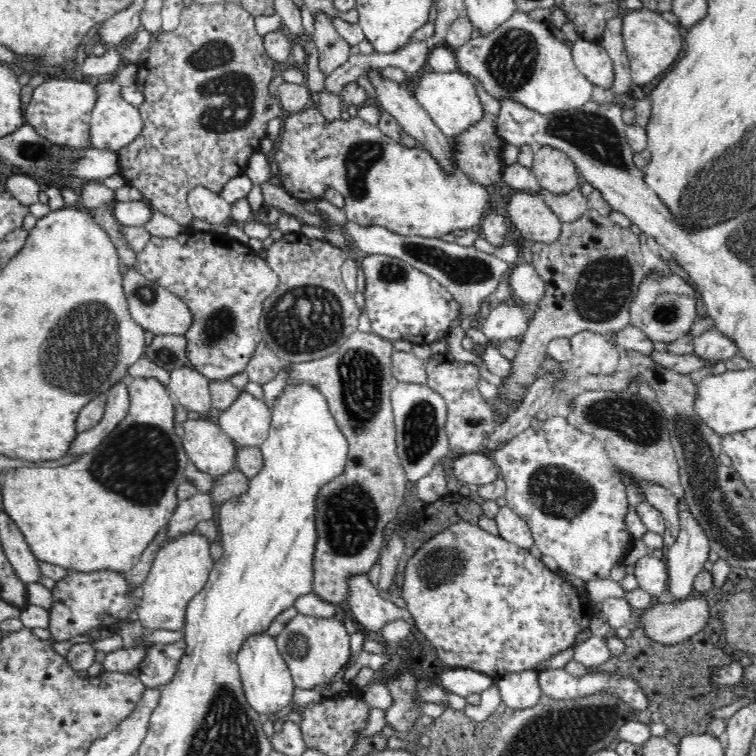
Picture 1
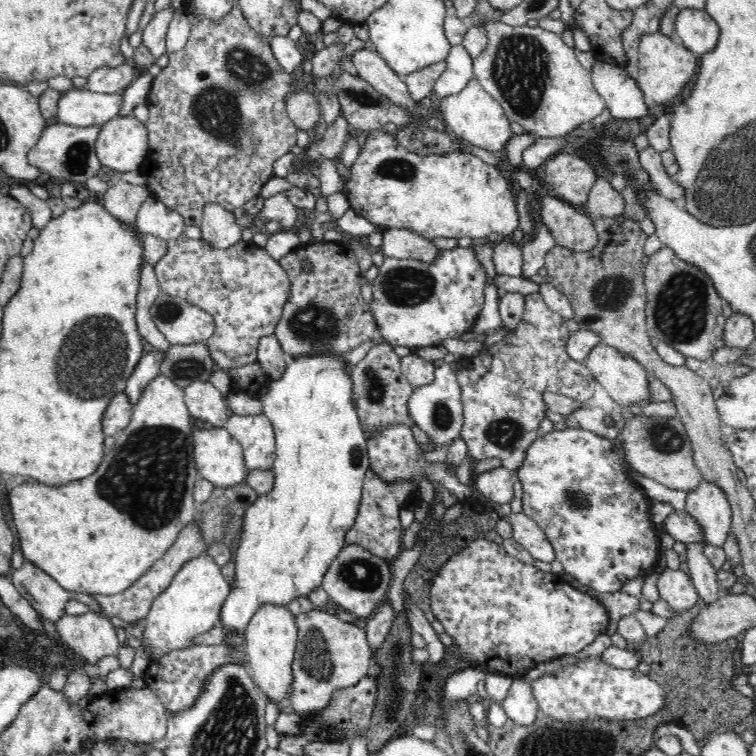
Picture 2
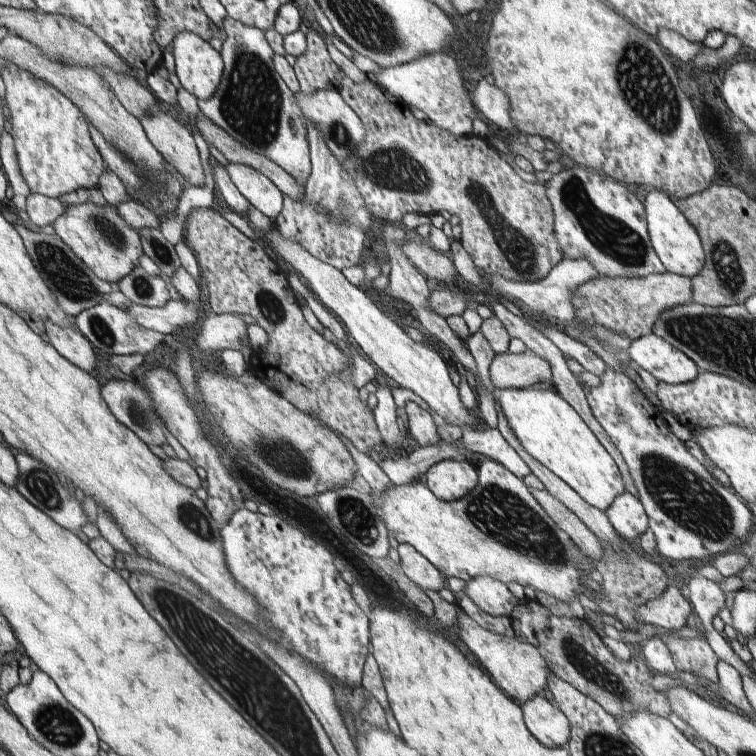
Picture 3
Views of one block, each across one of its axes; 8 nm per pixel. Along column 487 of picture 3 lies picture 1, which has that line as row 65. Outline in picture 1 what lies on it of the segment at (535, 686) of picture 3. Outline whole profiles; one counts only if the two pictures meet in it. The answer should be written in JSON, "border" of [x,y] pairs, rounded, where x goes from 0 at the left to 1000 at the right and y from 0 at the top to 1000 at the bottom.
{"border":[[[851,8],[840,15],[823,13],[820,20],[824,62],[833,79],[836,106],[852,116],[853,111],[881,95],[886,87],[892,87],[892,79],[897,77],[898,66],[902,63],[902,46],[897,36],[876,24],[873,16]]]}

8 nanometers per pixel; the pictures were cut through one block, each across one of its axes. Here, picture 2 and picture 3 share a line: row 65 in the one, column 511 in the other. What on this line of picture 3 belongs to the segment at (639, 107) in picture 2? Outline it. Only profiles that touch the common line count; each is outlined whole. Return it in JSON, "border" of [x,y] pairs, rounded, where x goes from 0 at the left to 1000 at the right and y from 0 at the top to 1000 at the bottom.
{"border":[[[644,761],[616,769],[612,783],[639,810],[659,816],[675,817],[681,802],[688,796],[667,771]]]}

